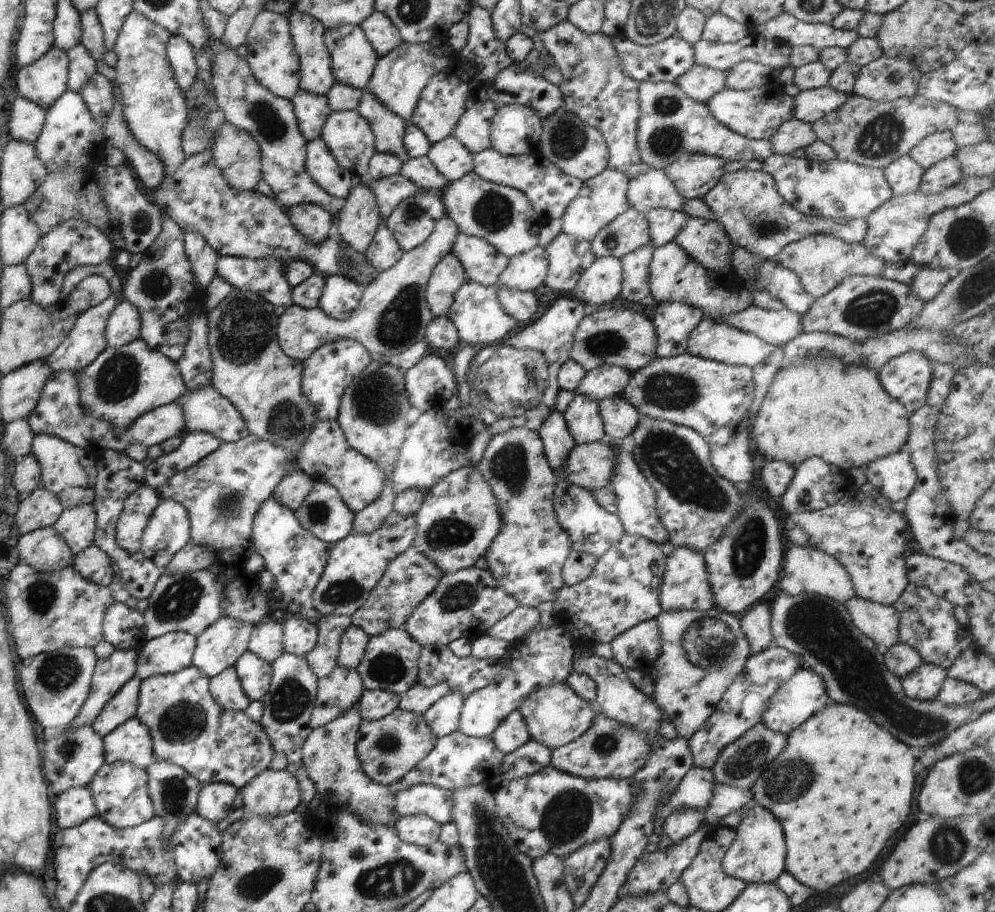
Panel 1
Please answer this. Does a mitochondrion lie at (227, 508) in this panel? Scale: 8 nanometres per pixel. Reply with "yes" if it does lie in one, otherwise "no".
yes

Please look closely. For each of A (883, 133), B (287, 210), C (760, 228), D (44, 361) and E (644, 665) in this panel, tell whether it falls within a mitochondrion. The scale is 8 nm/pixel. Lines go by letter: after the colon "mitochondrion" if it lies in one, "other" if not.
A: mitochondrion
B: other
C: mitochondrion
D: other
E: other

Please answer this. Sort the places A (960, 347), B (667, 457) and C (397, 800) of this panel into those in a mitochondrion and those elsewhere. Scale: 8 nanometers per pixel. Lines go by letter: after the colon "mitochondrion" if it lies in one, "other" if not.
A: mitochondrion
B: mitochondrion
C: other

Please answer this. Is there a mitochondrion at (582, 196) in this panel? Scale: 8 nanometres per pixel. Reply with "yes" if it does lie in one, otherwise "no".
no

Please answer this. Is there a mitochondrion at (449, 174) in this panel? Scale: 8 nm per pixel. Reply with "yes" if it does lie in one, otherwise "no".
no

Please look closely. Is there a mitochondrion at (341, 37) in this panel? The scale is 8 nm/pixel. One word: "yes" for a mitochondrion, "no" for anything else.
no

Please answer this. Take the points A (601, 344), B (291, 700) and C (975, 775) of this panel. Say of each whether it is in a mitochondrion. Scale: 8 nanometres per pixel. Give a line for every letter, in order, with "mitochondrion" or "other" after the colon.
A: mitochondrion
B: mitochondrion
C: mitochondrion

